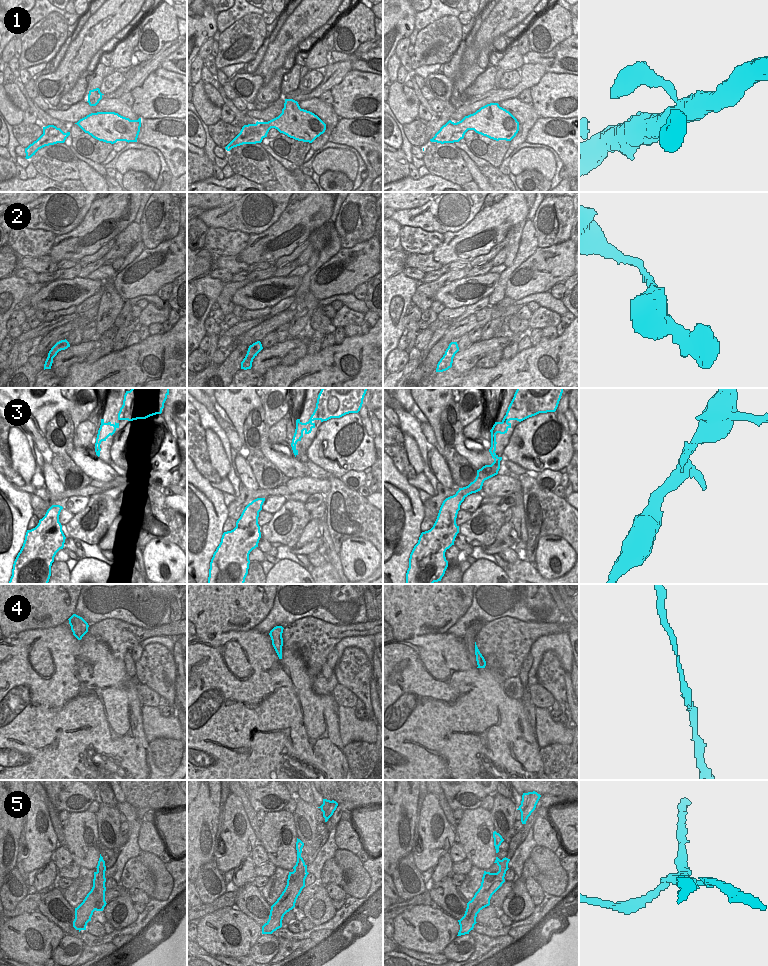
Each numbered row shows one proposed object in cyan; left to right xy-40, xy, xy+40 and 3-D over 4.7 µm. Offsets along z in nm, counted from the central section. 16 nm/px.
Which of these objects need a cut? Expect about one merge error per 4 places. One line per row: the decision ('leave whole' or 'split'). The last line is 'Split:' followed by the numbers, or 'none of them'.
1: leave whole
2: leave whole
3: leave whole
4: leave whole
5: split
Split: 5

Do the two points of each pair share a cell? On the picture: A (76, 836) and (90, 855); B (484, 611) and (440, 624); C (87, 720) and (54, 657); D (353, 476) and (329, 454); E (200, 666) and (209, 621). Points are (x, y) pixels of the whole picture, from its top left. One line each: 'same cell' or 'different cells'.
A: same cell
B: different cells
C: same cell
D: different cells
E: different cells

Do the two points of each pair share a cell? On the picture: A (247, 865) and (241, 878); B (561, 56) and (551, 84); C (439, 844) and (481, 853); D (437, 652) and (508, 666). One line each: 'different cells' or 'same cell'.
A: same cell
B: different cells
C: different cells
D: different cells

